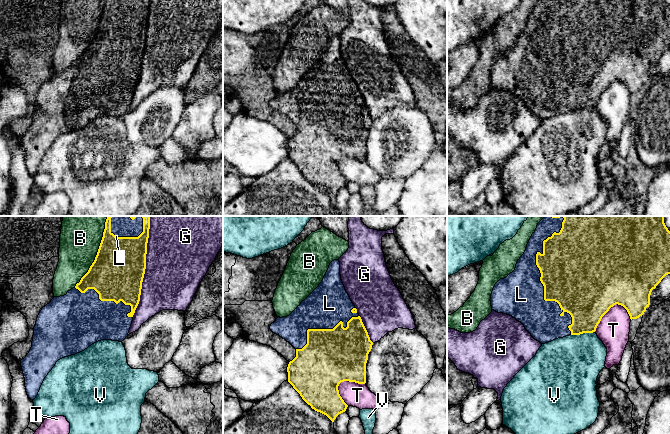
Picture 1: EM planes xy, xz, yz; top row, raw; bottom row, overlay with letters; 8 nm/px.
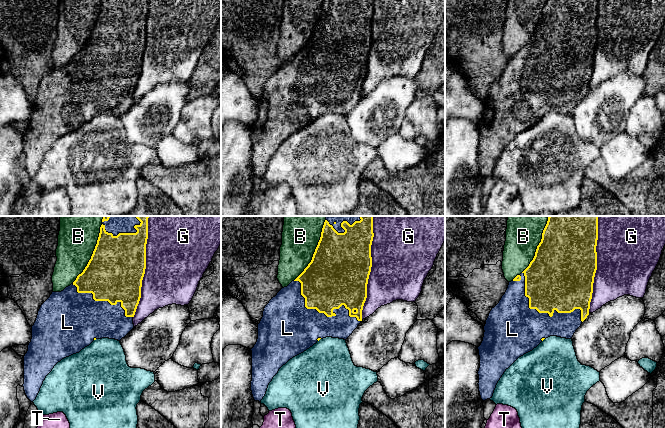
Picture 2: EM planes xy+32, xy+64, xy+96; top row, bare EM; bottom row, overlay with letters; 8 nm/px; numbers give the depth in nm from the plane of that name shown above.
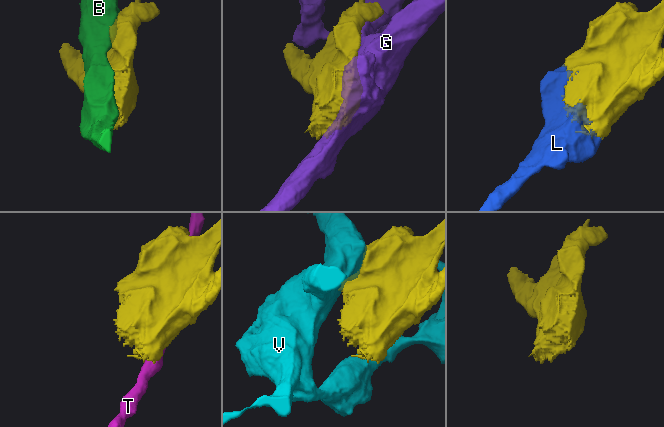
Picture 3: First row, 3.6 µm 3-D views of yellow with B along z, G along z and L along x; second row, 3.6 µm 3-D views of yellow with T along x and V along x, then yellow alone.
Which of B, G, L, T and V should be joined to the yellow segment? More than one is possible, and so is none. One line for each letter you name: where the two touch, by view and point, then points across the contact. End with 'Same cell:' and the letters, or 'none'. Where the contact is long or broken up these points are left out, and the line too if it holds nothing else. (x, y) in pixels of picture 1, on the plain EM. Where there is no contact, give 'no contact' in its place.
L: yz (540, 56)
Same cell: L

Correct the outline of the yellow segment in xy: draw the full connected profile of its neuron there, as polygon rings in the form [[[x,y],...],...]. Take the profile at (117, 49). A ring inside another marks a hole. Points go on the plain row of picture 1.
[[[105,0],[97,31],[88,48],[66,71],[54,73],[42,84],[34,103],[32,123],[27,132],[21,136],[26,168],[31,176],[36,174],[45,153],[58,136],[80,129],[98,117],[122,118],[128,112],[133,91],[140,77],[146,45],[149,5],[150,0]]]

